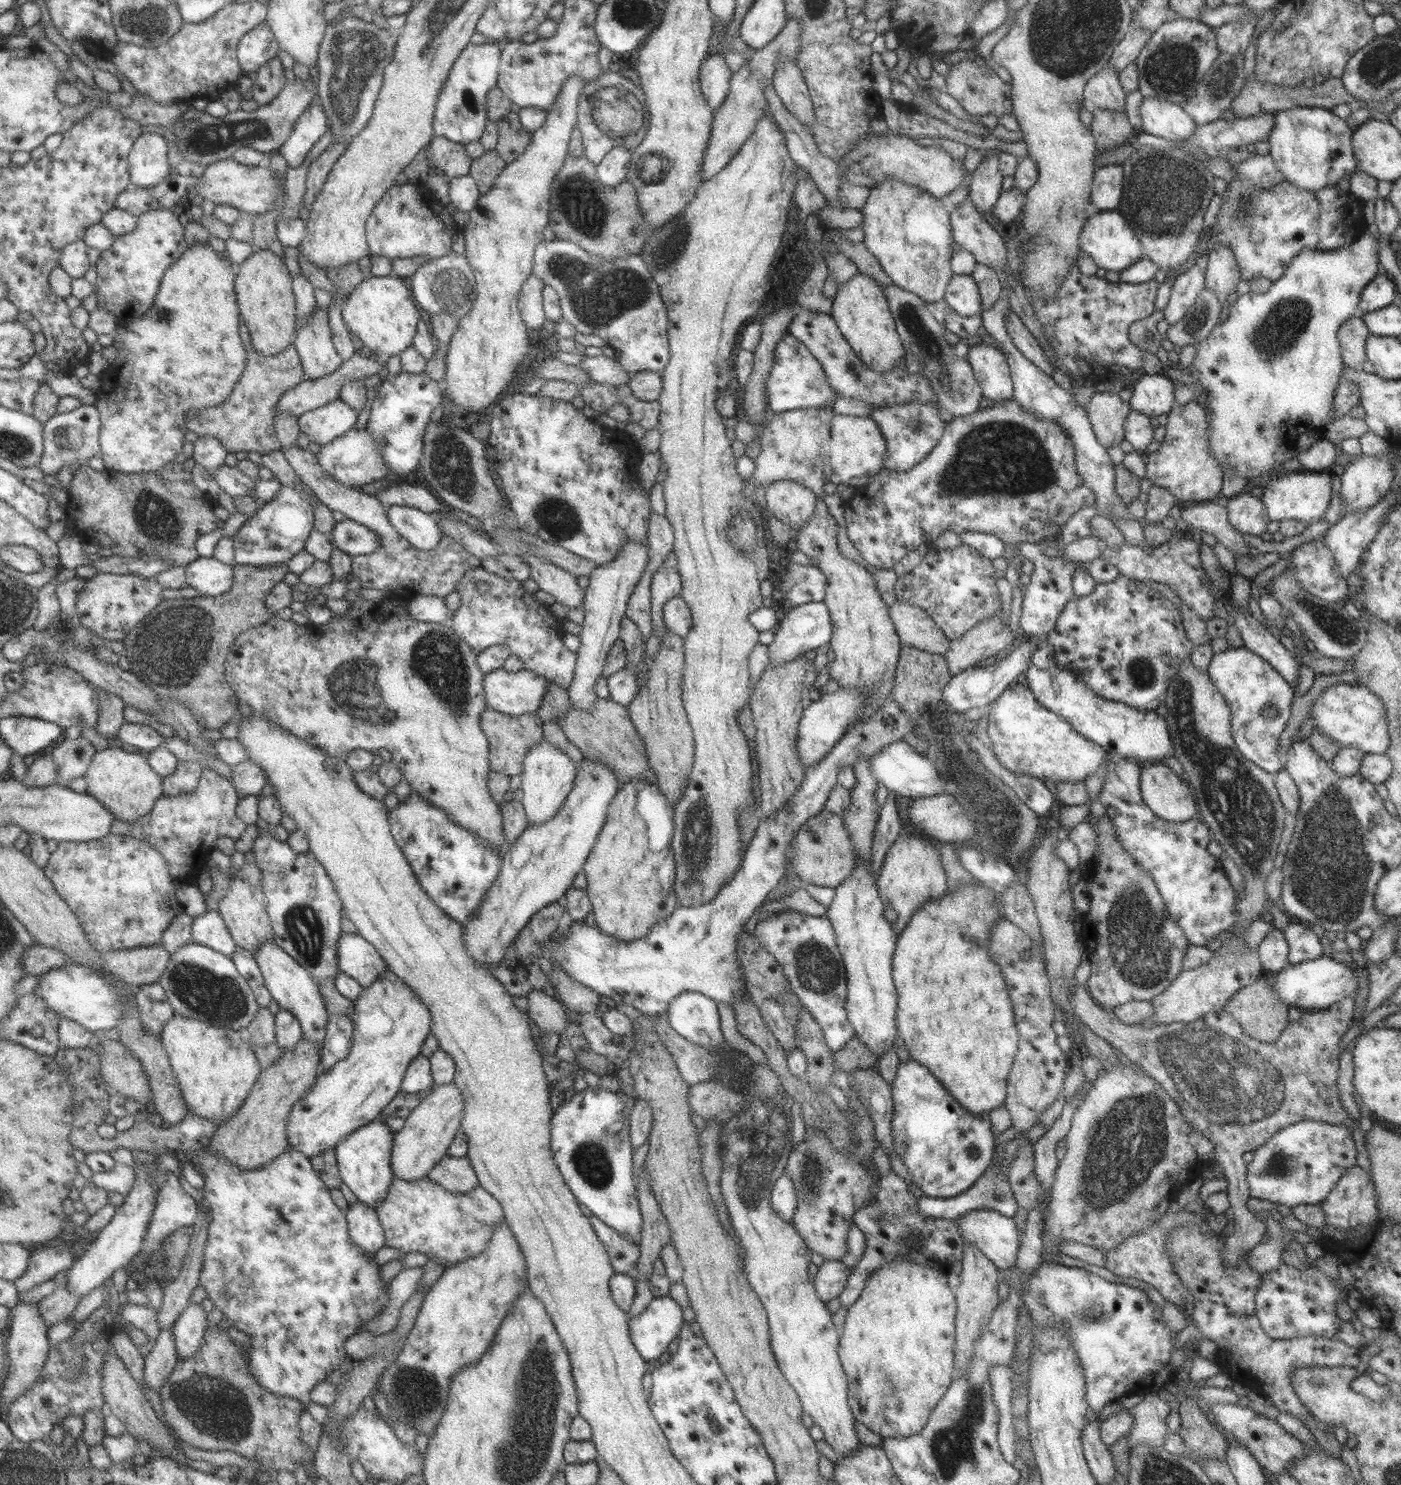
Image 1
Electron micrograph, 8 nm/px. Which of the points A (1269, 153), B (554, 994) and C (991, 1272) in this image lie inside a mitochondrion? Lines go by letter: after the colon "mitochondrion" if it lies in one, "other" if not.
A: other
B: other
C: other

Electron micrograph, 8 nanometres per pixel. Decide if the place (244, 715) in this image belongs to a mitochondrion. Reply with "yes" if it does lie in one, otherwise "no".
no

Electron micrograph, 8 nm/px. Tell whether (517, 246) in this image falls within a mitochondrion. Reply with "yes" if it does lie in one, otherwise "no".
no

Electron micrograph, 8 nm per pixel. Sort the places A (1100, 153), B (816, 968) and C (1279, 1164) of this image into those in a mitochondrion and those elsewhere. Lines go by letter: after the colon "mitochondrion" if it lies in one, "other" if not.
A: other
B: mitochondrion
C: mitochondrion

